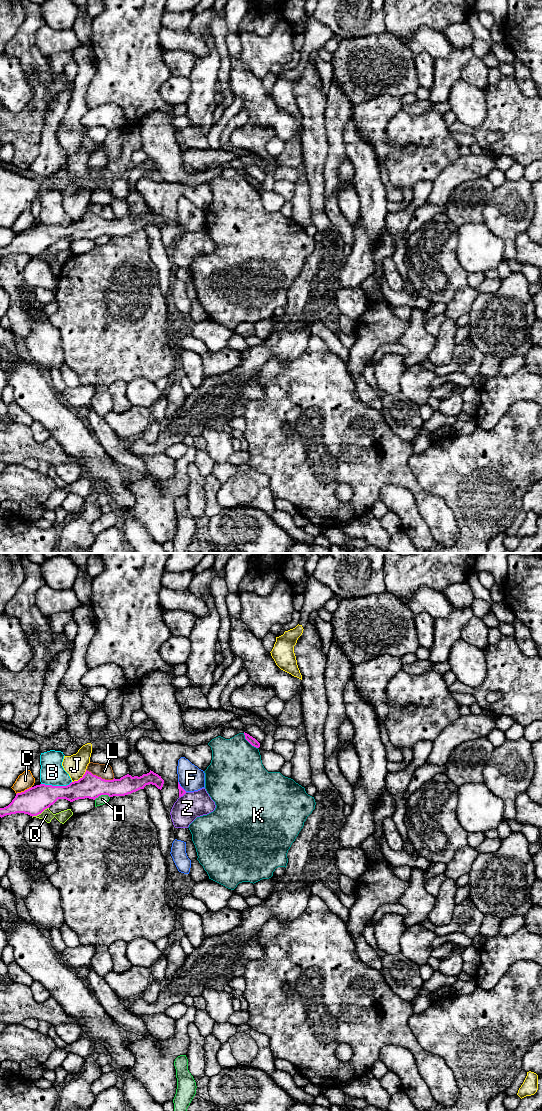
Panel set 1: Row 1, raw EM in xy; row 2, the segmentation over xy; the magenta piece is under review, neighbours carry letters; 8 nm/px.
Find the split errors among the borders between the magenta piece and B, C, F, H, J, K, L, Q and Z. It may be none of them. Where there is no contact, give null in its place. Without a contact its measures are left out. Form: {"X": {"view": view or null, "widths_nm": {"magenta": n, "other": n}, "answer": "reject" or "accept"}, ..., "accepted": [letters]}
{"B": {"view": "xy", "widths_nm": {"magenta": 220, "other": 190}, "answer": "reject"}, "C": {"view": "xy", "widths_nm": {"magenta": 220, "other": 130}, "answer": "reject"}, "F": {"view": "xy", "widths_nm": {"magenta": 50, "other": 200}, "answer": "reject"}, "H": {"view": "xy", "widths_nm": {"magenta": 190, "other": 70}, "answer": "reject"}, "J": {"view": "xy", "widths_nm": {"magenta": 190, "other": 180}, "answer": "reject"}, "K": {"view": "xy", "widths_nm": {"magenta": 60, "other": 440}, "answer": "reject"}, "L": {"view": "xy", "widths_nm": {"magenta": 190, "other": 110}, "answer": "reject"}, "Q": {"view": "xy", "widths_nm": {"magenta": 220, "other": 90}, "answer": "reject"}, "Z": {"view": "xy", "widths_nm": {"magenta": 50, "other": 220}, "answer": "reject"}, "accepted": []}

